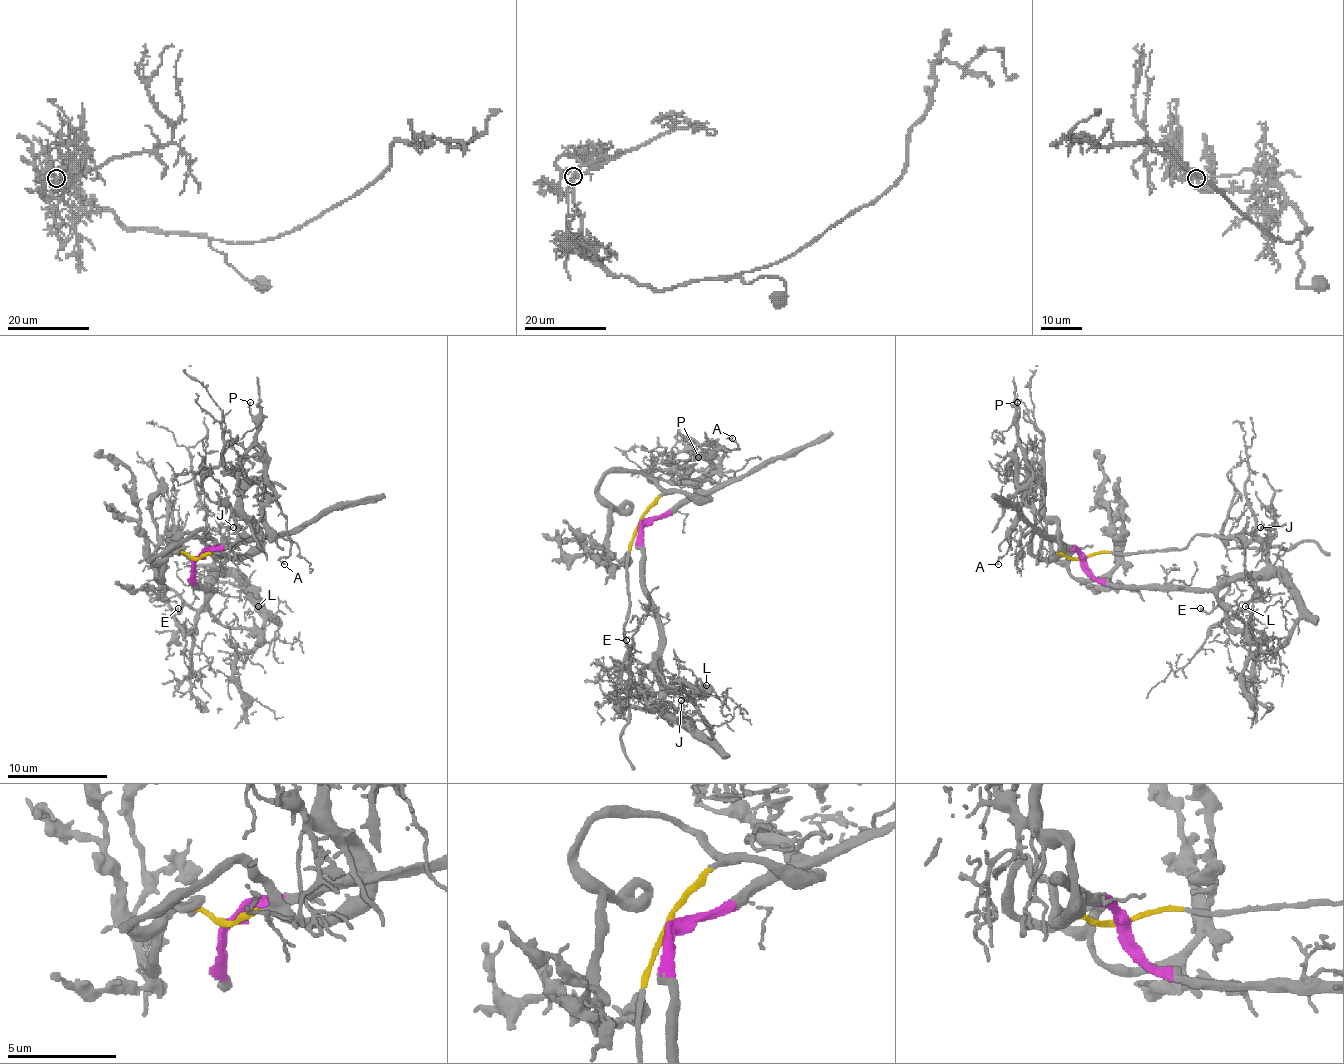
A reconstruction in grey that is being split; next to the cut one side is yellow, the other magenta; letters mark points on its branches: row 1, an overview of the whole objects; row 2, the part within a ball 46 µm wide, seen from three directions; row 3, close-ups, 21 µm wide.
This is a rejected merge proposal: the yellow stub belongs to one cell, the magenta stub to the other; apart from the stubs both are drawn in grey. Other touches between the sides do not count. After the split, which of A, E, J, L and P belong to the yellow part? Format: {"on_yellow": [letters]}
{"on_yellow": ["A", "P"]}

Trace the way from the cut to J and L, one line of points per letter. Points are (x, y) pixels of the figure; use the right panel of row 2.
J: (1082, 559), (1102, 582), (1219, 589), (1237, 579), (1252, 579), (1267, 564), (1262, 552), (1275, 529), (1260, 527)
L: (1082, 559), (1102, 582), (1114, 584), (1219, 589), (1245, 579), (1252, 582), (1255, 587), (1245, 607)

